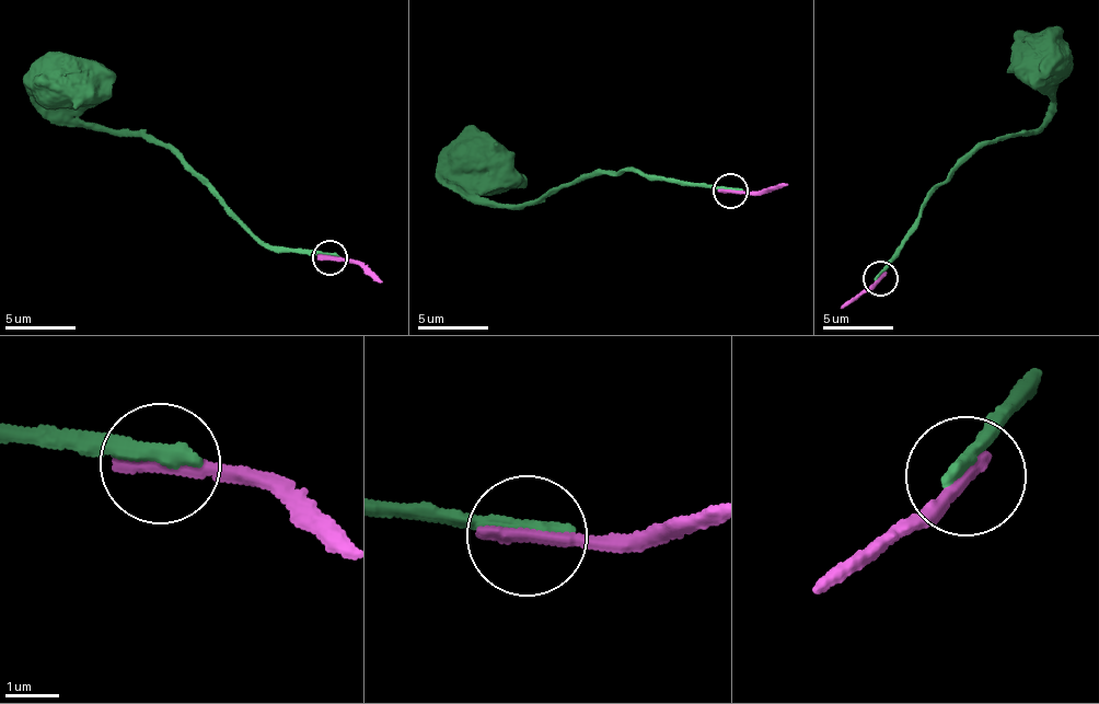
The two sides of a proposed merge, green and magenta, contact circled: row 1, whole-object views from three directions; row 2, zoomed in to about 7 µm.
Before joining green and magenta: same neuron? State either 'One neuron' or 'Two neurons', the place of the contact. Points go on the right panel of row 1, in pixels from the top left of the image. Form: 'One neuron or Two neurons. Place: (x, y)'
Two neurons. Place: (880, 278)

